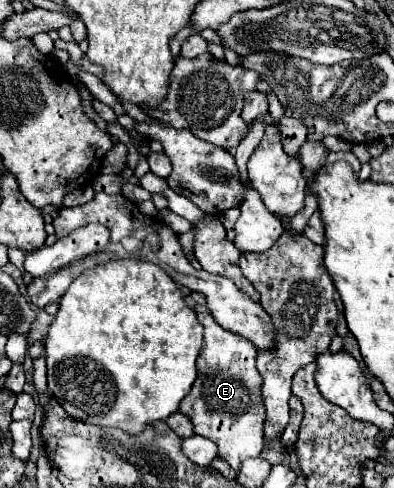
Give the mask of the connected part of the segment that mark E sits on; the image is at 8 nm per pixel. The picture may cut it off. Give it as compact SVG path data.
M190 305L204 325L204 347L196 361L198 379L192 391L184 397L180 411L194 423L196 435L204 435L218 443L218 457L226 459L234 471L240 471L242 461L258 457L264 449L264 403L260 397L262 379L256 369L256 347L242 335L224 331L206 305Z

